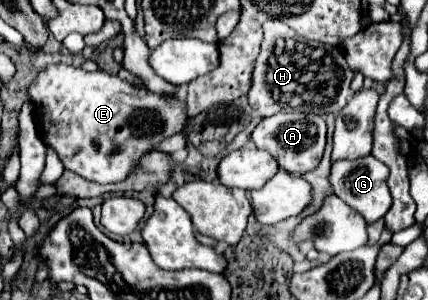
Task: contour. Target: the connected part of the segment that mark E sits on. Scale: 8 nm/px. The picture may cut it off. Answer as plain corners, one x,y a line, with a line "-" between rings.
66,64
46,66
28,88
28,94
36,104
36,118
42,140
54,146
64,168
100,184
126,180
136,170
142,156
152,152
154,146
162,140
182,132
186,122
190,120
190,116
186,114
186,104
178,96
152,94
146,88
130,84
108,72
86,72
82,68

